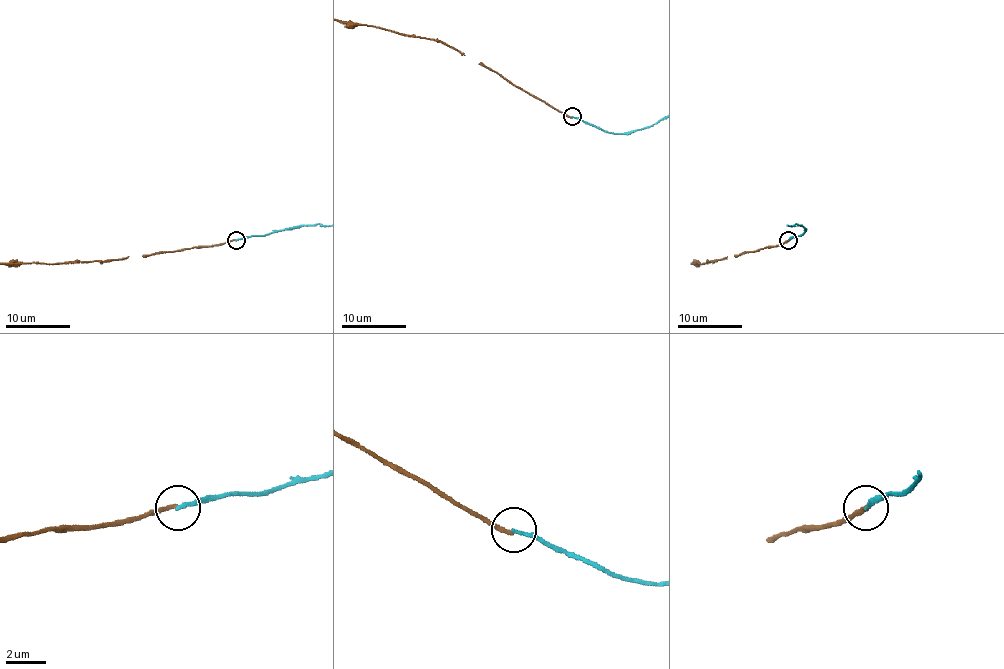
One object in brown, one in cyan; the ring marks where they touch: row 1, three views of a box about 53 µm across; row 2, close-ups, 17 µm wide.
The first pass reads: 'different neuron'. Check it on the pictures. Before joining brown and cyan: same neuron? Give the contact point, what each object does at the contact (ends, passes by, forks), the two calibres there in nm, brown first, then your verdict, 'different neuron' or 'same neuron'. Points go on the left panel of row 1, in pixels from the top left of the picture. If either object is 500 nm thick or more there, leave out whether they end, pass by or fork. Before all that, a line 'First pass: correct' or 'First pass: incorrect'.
First pass: correct
(236, 240) | brown ends | cyan ends | 180/160 nm | different neuron

